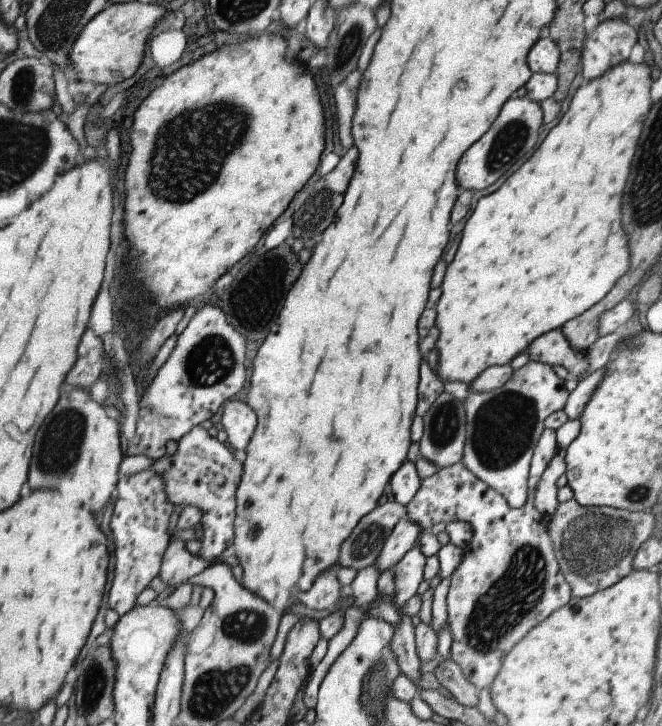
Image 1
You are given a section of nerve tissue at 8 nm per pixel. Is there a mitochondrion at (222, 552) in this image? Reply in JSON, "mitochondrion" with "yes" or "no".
{"mitochondrion":"no"}

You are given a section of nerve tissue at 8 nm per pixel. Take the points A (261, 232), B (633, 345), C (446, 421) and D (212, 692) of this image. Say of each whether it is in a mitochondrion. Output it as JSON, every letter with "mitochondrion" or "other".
{"A":"other","B":"mitochondrion","C":"mitochondrion","D":"mitochondrion"}

